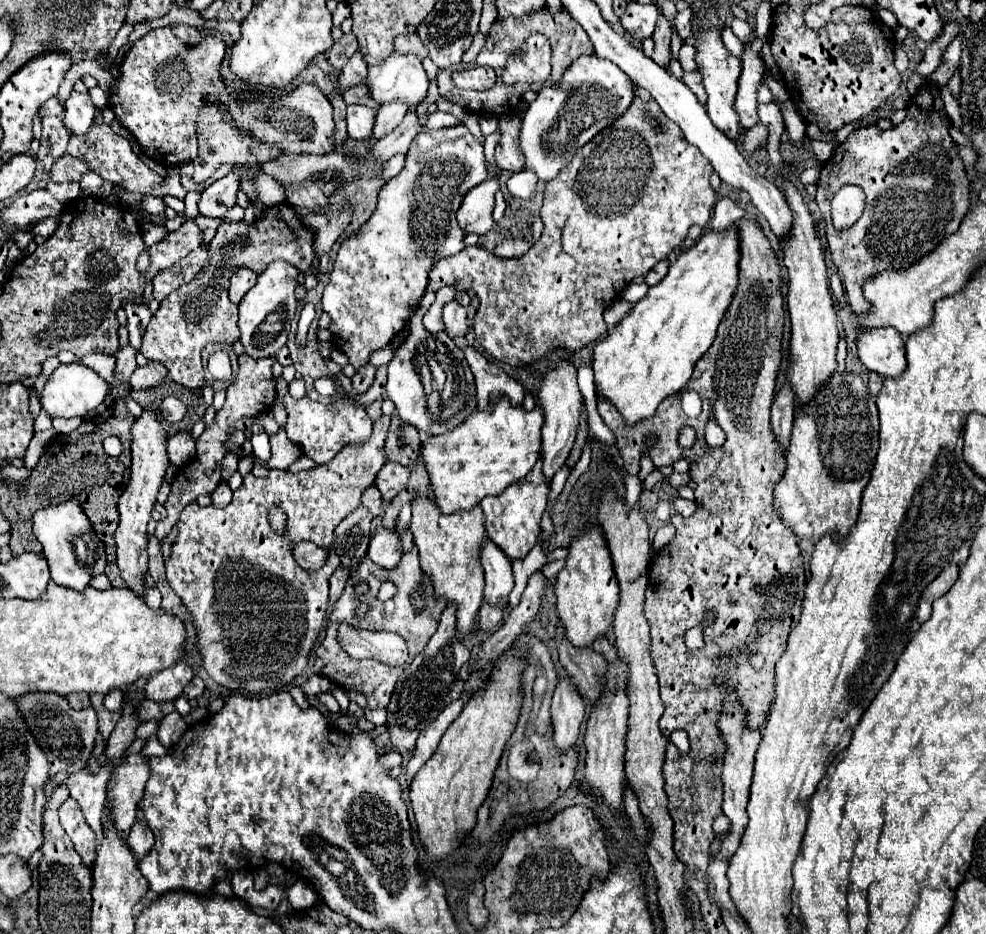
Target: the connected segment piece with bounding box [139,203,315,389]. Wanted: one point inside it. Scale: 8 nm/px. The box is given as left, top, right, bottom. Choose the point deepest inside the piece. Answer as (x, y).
(198, 313)

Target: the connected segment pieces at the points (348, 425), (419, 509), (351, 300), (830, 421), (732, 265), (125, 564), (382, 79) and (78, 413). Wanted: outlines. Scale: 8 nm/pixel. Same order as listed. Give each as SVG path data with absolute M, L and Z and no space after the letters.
M341 393L333 403L317 403L309 397L303 397L299 401L291 399L289 395L283 397L287 407L287 437L301 447L301 451L315 459L317 463L331 461L345 445L351 443L363 443L369 439L373 423L365 411L363 405L359 405L357 397L349 393Z
M417 497L413 501L413 519L409 525L409 533L419 549L421 569L425 577L431 581L433 597L437 601L445 601L447 605L455 605L455 629L459 635L469 637L475 629L475 617L483 603L483 569L479 563L479 549L485 539L485 517L481 507L473 507L471 511L457 511L453 515L445 515L433 505L427 497Z
M465 125L451 129L421 131L409 151L403 171L381 187L377 209L371 219L339 247L329 283L323 291L323 311L333 319L331 333L345 339L341 351L347 353L349 363L359 369L369 361L373 351L387 347L397 333L405 329L411 315L417 311L419 301L427 287L427 273L435 259L449 257L463 249L463 229L459 227L455 213L461 205L461 199L469 189L487 179L483 145L475 141Z
M833 373L833 381L817 393L807 417L795 417L787 469L775 489L775 511L799 539L825 535L845 537L859 517L861 493L867 487L879 449L879 417L875 397L859 375Z
M735 225L727 227L723 233L705 233L693 247L677 257L661 283L649 287L647 295L639 303L635 303L633 311L617 323L607 339L595 345L595 393L599 399L607 399L611 405L615 405L627 425L635 425L643 417L651 417L665 397L679 393L687 385L693 375L695 363L711 347L723 313L729 307L733 289L737 287L737 263L739 239L735 233Z
M143 411L143 415L135 421L133 429L133 441L131 441L131 455L133 455L133 465L131 465L131 479L129 485L125 487L125 493L119 499L119 527L115 533L117 541L117 567L121 571L121 577L133 593L139 597L145 597L145 577L147 577L147 565L149 565L149 555L147 555L147 523L151 519L155 495L163 483L165 469L169 465L169 457L165 453L167 437L163 425L157 421L153 411Z
M391 53L383 63L369 67L363 83L379 105L401 101L407 109L417 109L425 101L429 85L425 69L413 53Z
M71 363L71 365L59 365L49 381L45 383L41 391L41 409L53 419L53 417L83 417L87 411L97 409L107 393L107 383L101 379L93 369L81 365L81 363Z

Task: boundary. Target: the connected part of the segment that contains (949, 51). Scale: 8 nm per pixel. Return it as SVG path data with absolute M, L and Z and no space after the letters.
M961 33L947 46L942 56L942 63L929 76L931 83L935 83L935 85L943 87L947 84L947 81L951 79L953 73L960 64L963 39L964 36Z

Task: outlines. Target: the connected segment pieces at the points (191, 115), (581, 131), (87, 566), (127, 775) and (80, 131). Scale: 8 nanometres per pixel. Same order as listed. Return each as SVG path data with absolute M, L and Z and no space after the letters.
M159 27L151 29L147 35L143 35L123 57L119 65L119 75L115 77L111 85L109 95L109 107L119 119L119 123L129 129L129 133L135 135L139 141L143 155L155 159L157 163L179 165L185 161L193 161L197 157L197 125L199 125L199 113L203 109L205 97L217 97L219 105L225 107L225 113L231 115L229 125L237 127L239 131L247 133L249 137L257 137L261 143L277 145L283 153L329 153L333 149L333 107L329 99L321 93L321 89L315 83L299 83L293 91L281 93L281 95L269 95L269 93L257 93L253 91L237 91L233 85L229 85L221 75L221 63L225 59L227 45L221 37L209 35L199 45L185 45L179 37L173 35L171 27Z
M581 55L575 59L559 83L537 91L537 99L529 103L521 119L517 145L525 155L525 167L531 169L541 183L555 179L595 133L609 127L631 105L635 97L631 87L629 77L609 59L597 55Z
M67 501L55 507L39 509L33 515L33 533L43 545L43 555L49 561L51 579L57 585L75 589L83 593L89 587L89 581L105 571L107 555L101 539L93 533L89 519L81 511L81 507L75 501Z
M143 753L127 755L121 769L113 775L113 785L107 789L111 799L115 827L121 837L129 835L131 825L137 819L137 803L143 797L145 783L149 781L149 757Z
M73 89L69 99L65 101L65 113L63 113L65 127L73 131L73 135L85 135L93 123L93 117L95 117L95 105L89 93L79 93Z

